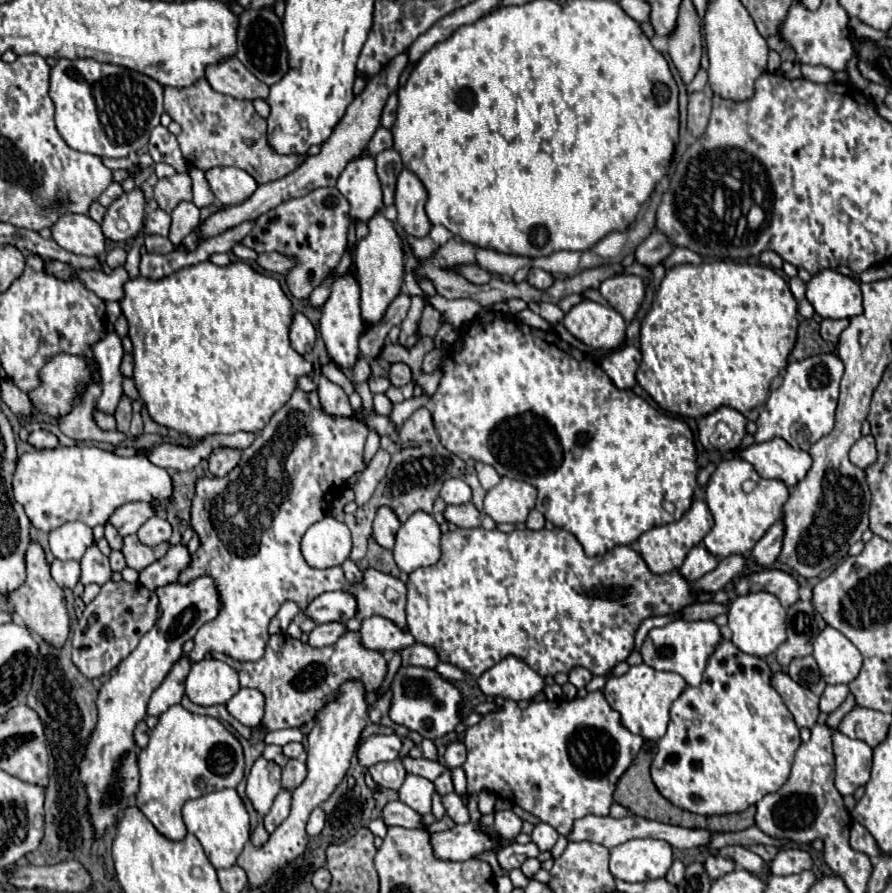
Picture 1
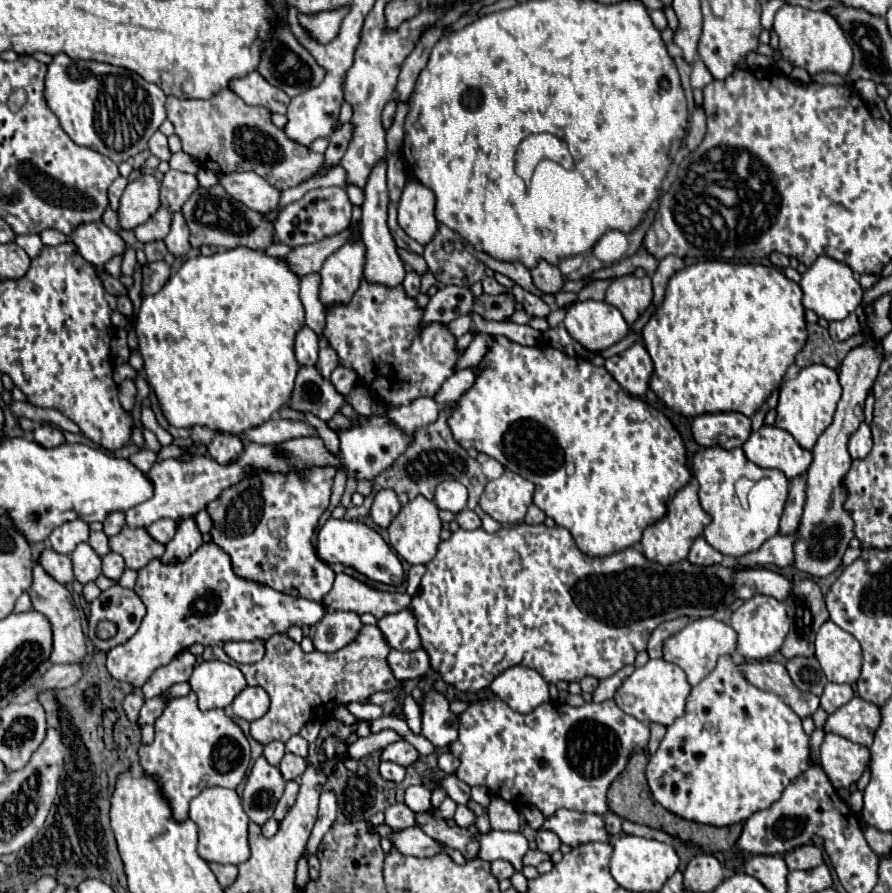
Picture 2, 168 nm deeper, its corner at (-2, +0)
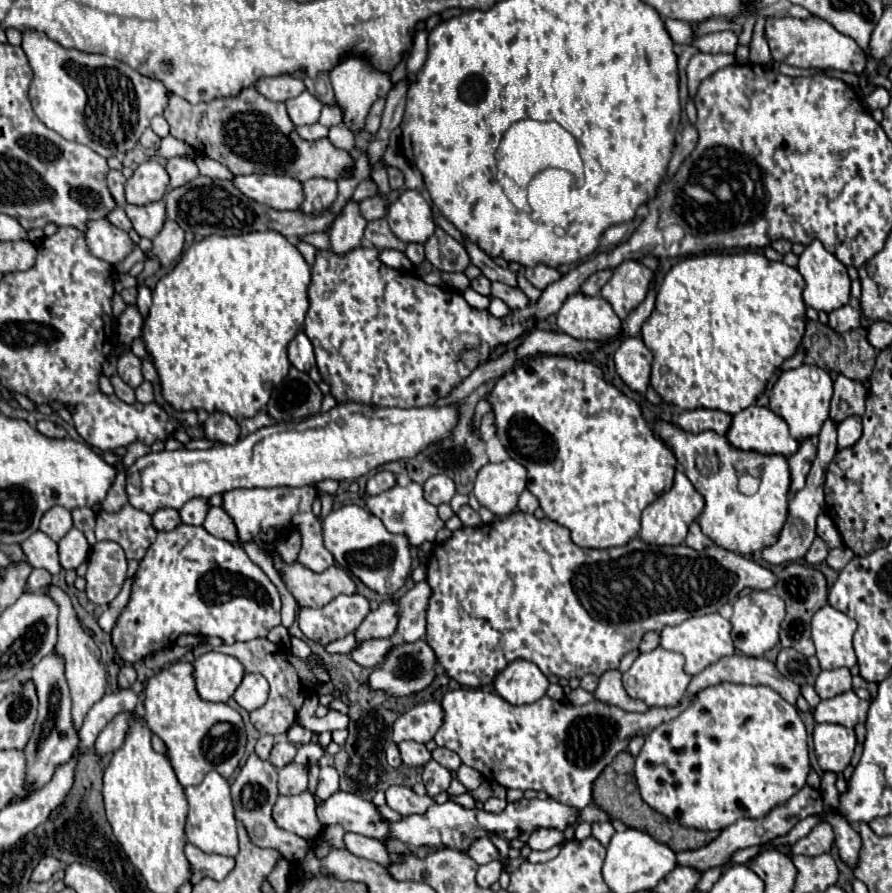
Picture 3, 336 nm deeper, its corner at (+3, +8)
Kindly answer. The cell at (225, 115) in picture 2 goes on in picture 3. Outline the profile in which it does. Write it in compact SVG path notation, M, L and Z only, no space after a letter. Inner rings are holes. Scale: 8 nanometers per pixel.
M244 88L236 96L216 98L216 100L198 102L198 104L190 104L180 96L170 94L168 106L164 110L164 118L168 120L170 134L174 138L192 146L196 150L196 154L204 154L204 156L224 164L232 174L252 174L252 172L256 172L256 174L284 174L284 176L296 178L300 182L316 178L316 176L336 180L346 166L354 164L350 154L334 148L328 138L322 138L316 142L302 140L294 132L294 124L288 118L284 104L276 104L276 102L266 100L264 96L260 96L260 92L256 92L256 88Z

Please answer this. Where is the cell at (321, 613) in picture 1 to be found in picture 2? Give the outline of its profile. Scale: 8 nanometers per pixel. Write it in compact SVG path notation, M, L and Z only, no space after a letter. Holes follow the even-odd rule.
M213 542L201 544L189 558L173 564L165 564L161 558L149 562L139 570L133 590L141 596L147 614L139 630L125 644L113 646L107 652L107 670L113 678L133 682L137 688L157 668L169 664L181 650L187 650L195 642L223 646L233 640L269 640L277 632L287 632L289 626L317 624L327 614L321 602L295 598L265 588L265 584L253 584L253 580L241 580L233 572L229 556Z

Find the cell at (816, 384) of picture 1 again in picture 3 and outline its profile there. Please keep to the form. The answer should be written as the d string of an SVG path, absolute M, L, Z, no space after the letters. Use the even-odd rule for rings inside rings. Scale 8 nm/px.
M802 364L794 370L782 372L770 392L770 410L786 420L790 426L790 434L804 442L806 438L816 438L820 434L822 424L828 420L828 408L832 398L832 378L826 370L810 364Z

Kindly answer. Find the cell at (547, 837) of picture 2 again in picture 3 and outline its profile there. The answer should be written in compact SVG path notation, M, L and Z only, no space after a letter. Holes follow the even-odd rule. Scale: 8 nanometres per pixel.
M552 828L536 830L536 832L530 834L530 840L528 840L532 850L548 850L548 848L560 844L560 842L562 842L562 832L556 832Z

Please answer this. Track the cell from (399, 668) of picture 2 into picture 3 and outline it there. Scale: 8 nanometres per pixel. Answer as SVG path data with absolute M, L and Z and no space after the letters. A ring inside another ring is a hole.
M368 640L360 648L354 648L350 652L350 658L366 668L378 668L384 658L394 650L396 644L392 640Z

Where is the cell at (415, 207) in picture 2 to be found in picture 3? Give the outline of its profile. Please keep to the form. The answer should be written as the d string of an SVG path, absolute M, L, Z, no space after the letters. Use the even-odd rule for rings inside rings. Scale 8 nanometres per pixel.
M402 190L400 196L390 204L386 216L392 232L402 242L420 242L424 244L432 236L436 224L432 216L432 206L424 200L418 190Z

